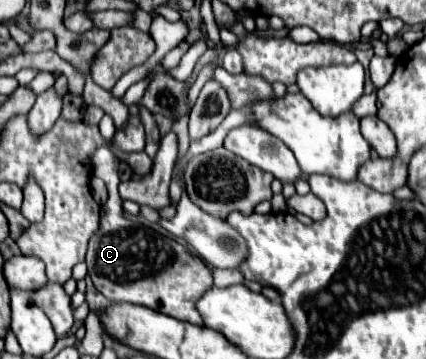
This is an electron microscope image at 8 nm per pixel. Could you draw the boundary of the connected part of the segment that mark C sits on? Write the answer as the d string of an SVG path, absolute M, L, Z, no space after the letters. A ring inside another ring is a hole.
M97 149L95 151L93 169L95 169L95 175L101 177L105 181L107 189L109 189L109 199L103 205L103 211L101 211L99 229L89 239L89 249L87 249L87 267L89 267L89 277L95 285L95 289L101 295L105 295L109 301L125 301L125 303L143 305L143 307L149 307L153 311L165 313L169 317L175 317L175 319L181 319L181 321L187 321L187 323L193 323L193 325L203 325L203 319L197 313L195 303L213 285L211 267L205 265L205 261L201 261L201 257L197 257L193 251L179 245L175 239L165 237L165 235L157 233L155 229L147 227L143 221L137 221L137 219L123 213L121 197L117 193L117 187L119 187L119 175L117 175L119 159L109 149Z

